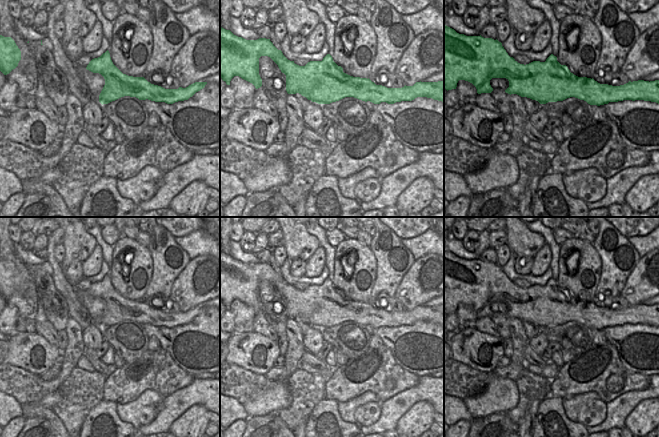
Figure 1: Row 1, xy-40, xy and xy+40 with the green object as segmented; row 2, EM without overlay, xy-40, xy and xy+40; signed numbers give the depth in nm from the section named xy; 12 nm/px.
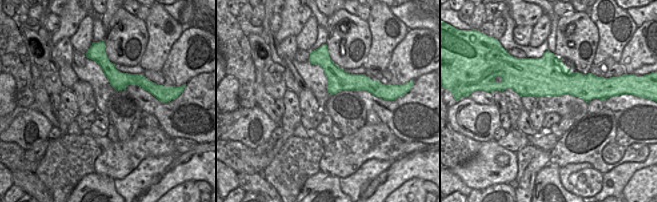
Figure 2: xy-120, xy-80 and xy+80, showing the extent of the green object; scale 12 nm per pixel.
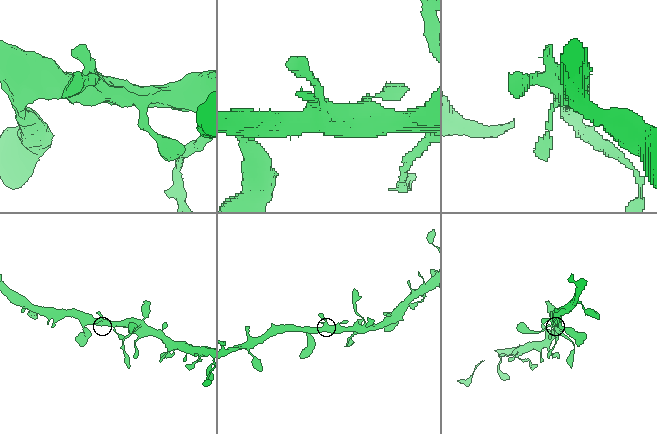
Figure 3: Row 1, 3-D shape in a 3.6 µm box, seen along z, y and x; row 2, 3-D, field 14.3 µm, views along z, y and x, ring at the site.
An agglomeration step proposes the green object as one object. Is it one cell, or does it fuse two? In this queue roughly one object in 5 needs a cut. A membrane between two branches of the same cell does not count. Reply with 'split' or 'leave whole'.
leave whole

